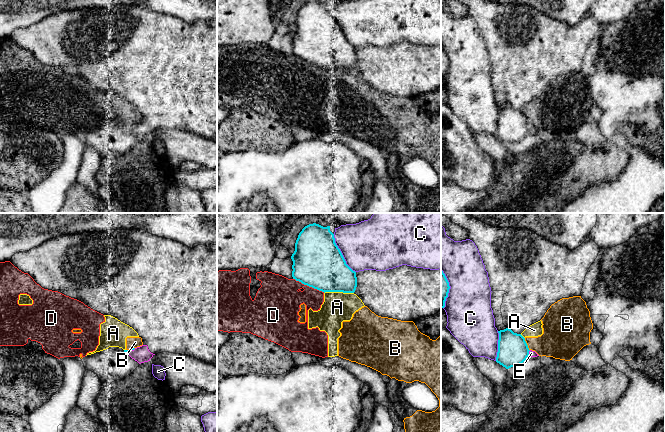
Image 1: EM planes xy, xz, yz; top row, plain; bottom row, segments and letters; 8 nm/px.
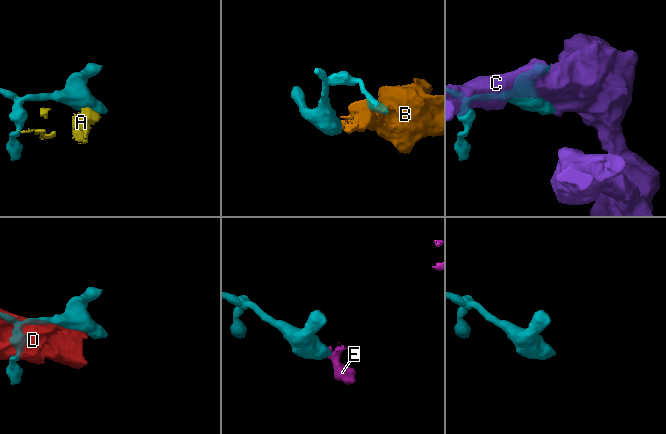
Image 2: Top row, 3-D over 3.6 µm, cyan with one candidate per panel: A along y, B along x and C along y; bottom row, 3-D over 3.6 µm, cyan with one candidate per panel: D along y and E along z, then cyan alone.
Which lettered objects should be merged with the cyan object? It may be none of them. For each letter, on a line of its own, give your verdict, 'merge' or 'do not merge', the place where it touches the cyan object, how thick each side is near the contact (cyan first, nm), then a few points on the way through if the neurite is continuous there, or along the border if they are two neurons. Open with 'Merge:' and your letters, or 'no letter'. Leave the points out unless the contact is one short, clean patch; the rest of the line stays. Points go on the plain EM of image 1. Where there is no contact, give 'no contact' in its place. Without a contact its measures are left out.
Merge: no letter
A: do not merge; meets cyan in xz at (338, 67); 380 nm thick on the cyan side, 240 nm on the other
B: do not merge; meets cyan in yz at (526, 120); 240 nm thick on the cyan side, 260 nm on the other; border along yz (524, 114), (529, 126)
C: do not merge; meets cyan in xz at (341, 29); 400 nm thick on the cyan side, 360 nm on the other
D: do not merge; meets cyan in xz at (309, 62); 400 nm thick on the cyan side, 300 nm on the other
E: do not merge; meets cyan in xy at (131, 125); 30 nm thick on the cyan side, 130 nm on the other; border along xy (135, 124), (127, 129)

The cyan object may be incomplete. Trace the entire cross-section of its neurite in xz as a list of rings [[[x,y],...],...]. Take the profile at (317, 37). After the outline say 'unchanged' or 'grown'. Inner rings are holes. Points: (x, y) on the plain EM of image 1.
[[[305,2],[298,11],[291,35],[293,55],[304,61],[324,69],[356,66],[356,48],[346,40],[330,2]]]; unchanged

